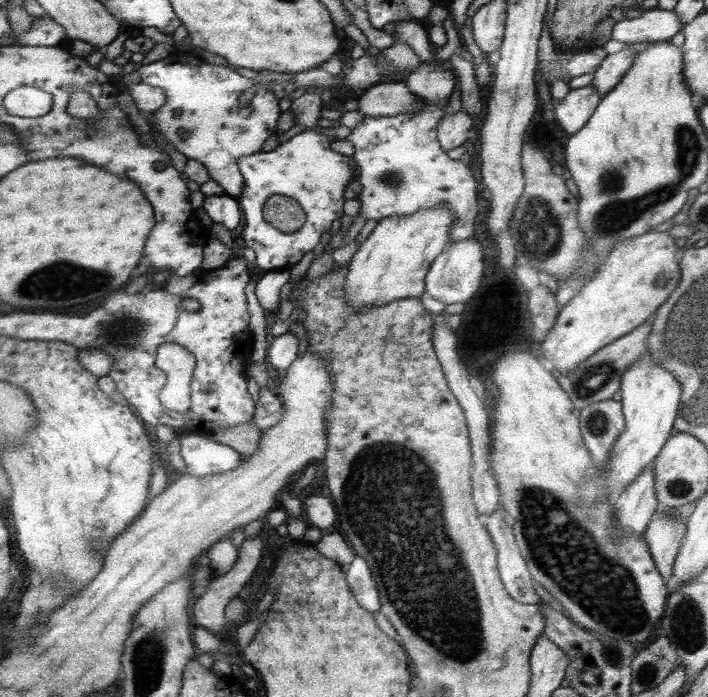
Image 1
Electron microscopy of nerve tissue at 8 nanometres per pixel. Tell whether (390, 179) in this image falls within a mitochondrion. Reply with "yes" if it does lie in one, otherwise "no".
yes

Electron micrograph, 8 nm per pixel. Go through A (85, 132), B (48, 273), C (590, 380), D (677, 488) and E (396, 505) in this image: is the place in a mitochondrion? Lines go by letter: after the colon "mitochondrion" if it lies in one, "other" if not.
A: mitochondrion
B: mitochondrion
C: mitochondrion
D: mitochondrion
E: mitochondrion

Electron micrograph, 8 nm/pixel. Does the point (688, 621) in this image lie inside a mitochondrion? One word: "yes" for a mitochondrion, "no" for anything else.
yes

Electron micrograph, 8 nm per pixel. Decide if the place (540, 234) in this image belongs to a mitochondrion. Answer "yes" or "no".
yes

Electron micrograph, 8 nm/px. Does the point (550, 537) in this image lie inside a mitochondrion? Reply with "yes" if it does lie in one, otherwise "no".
yes

